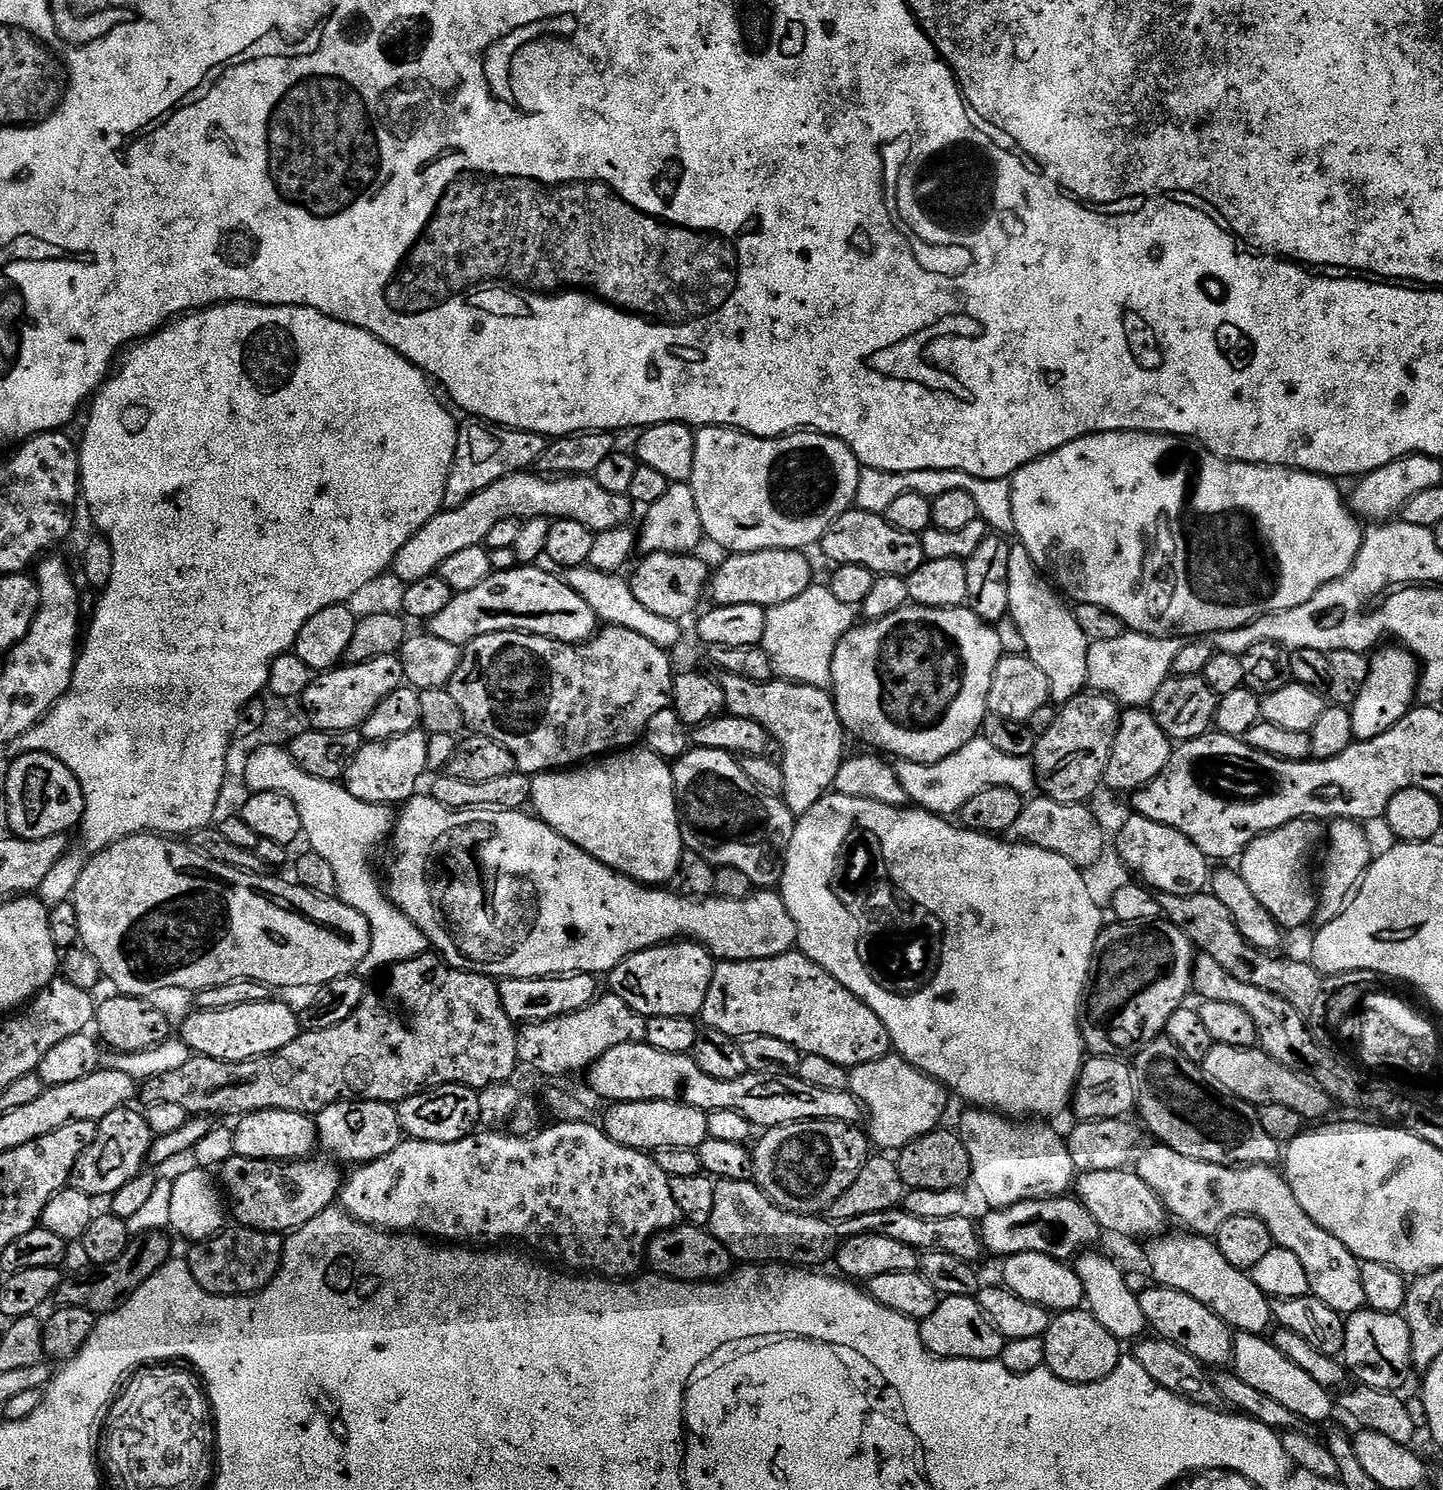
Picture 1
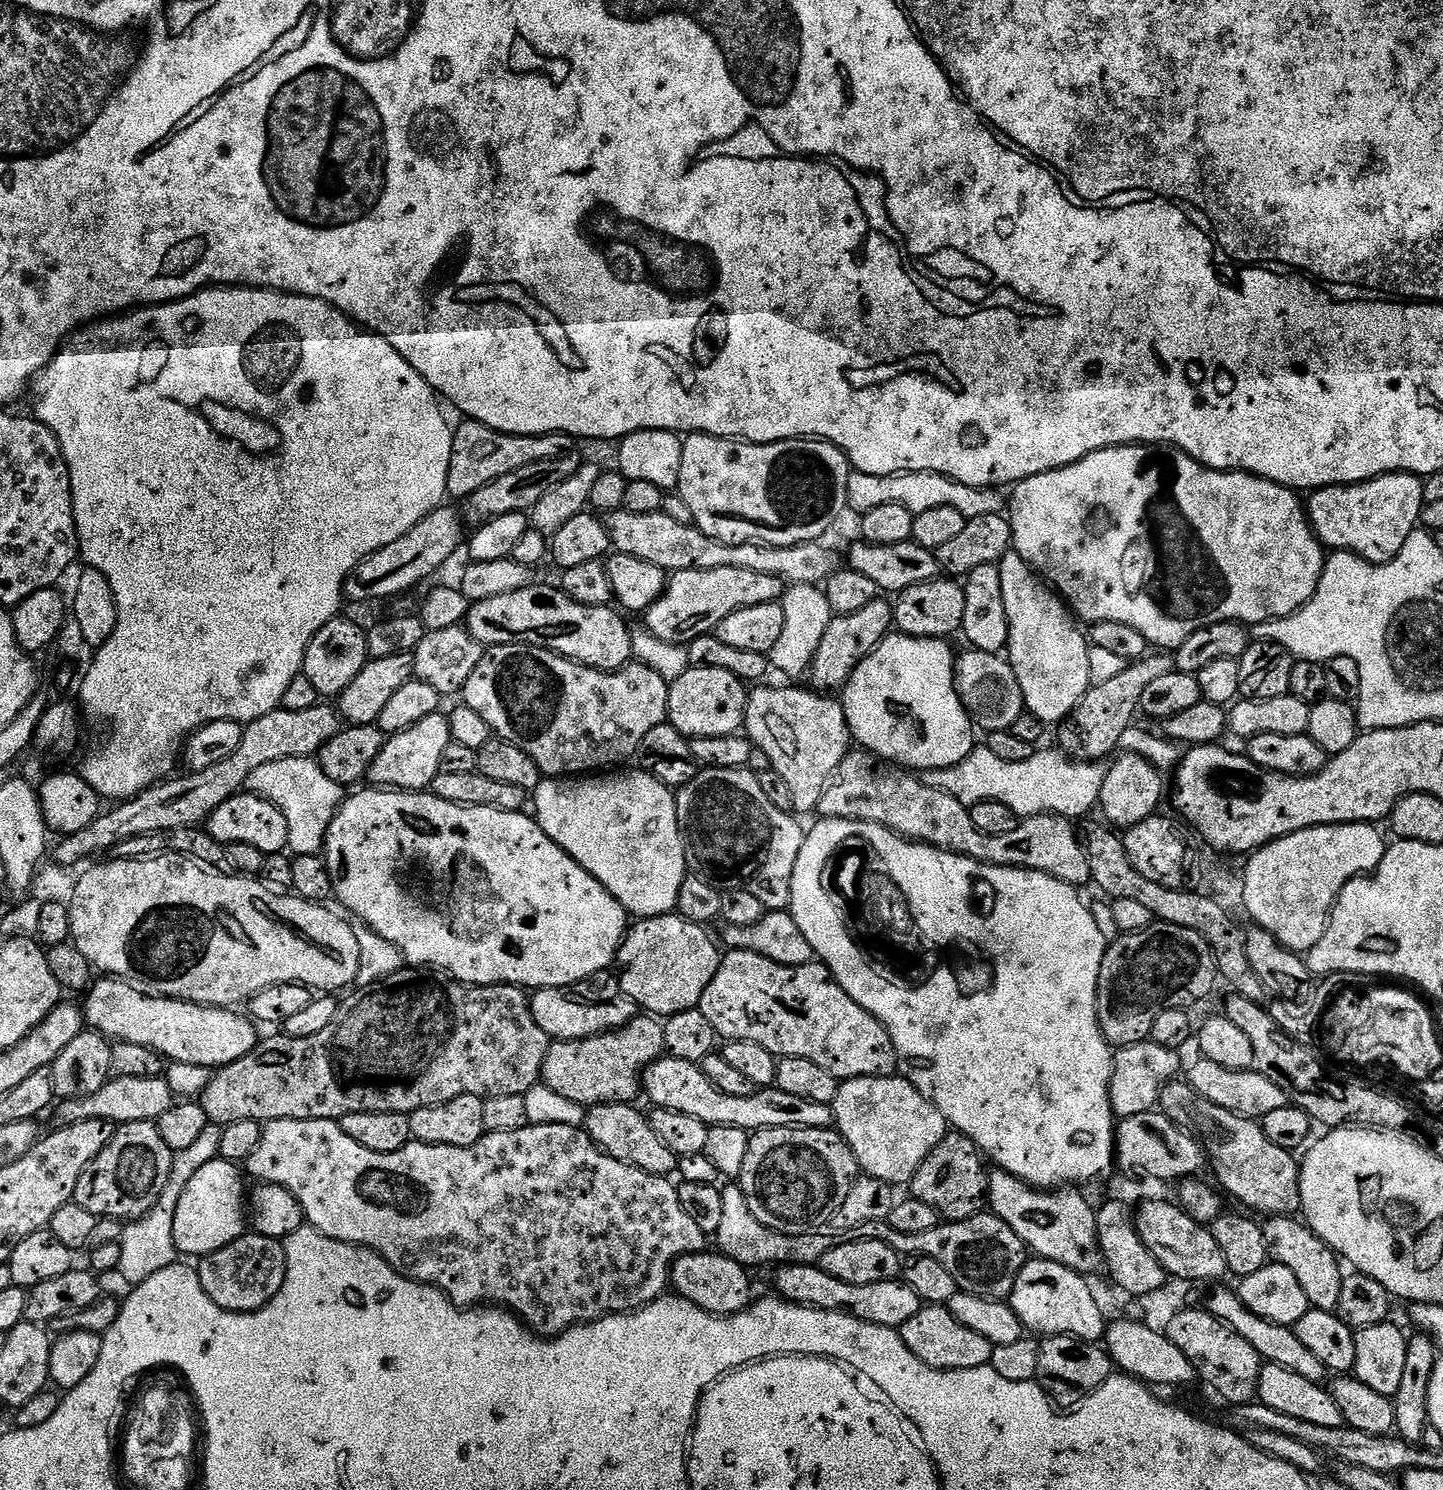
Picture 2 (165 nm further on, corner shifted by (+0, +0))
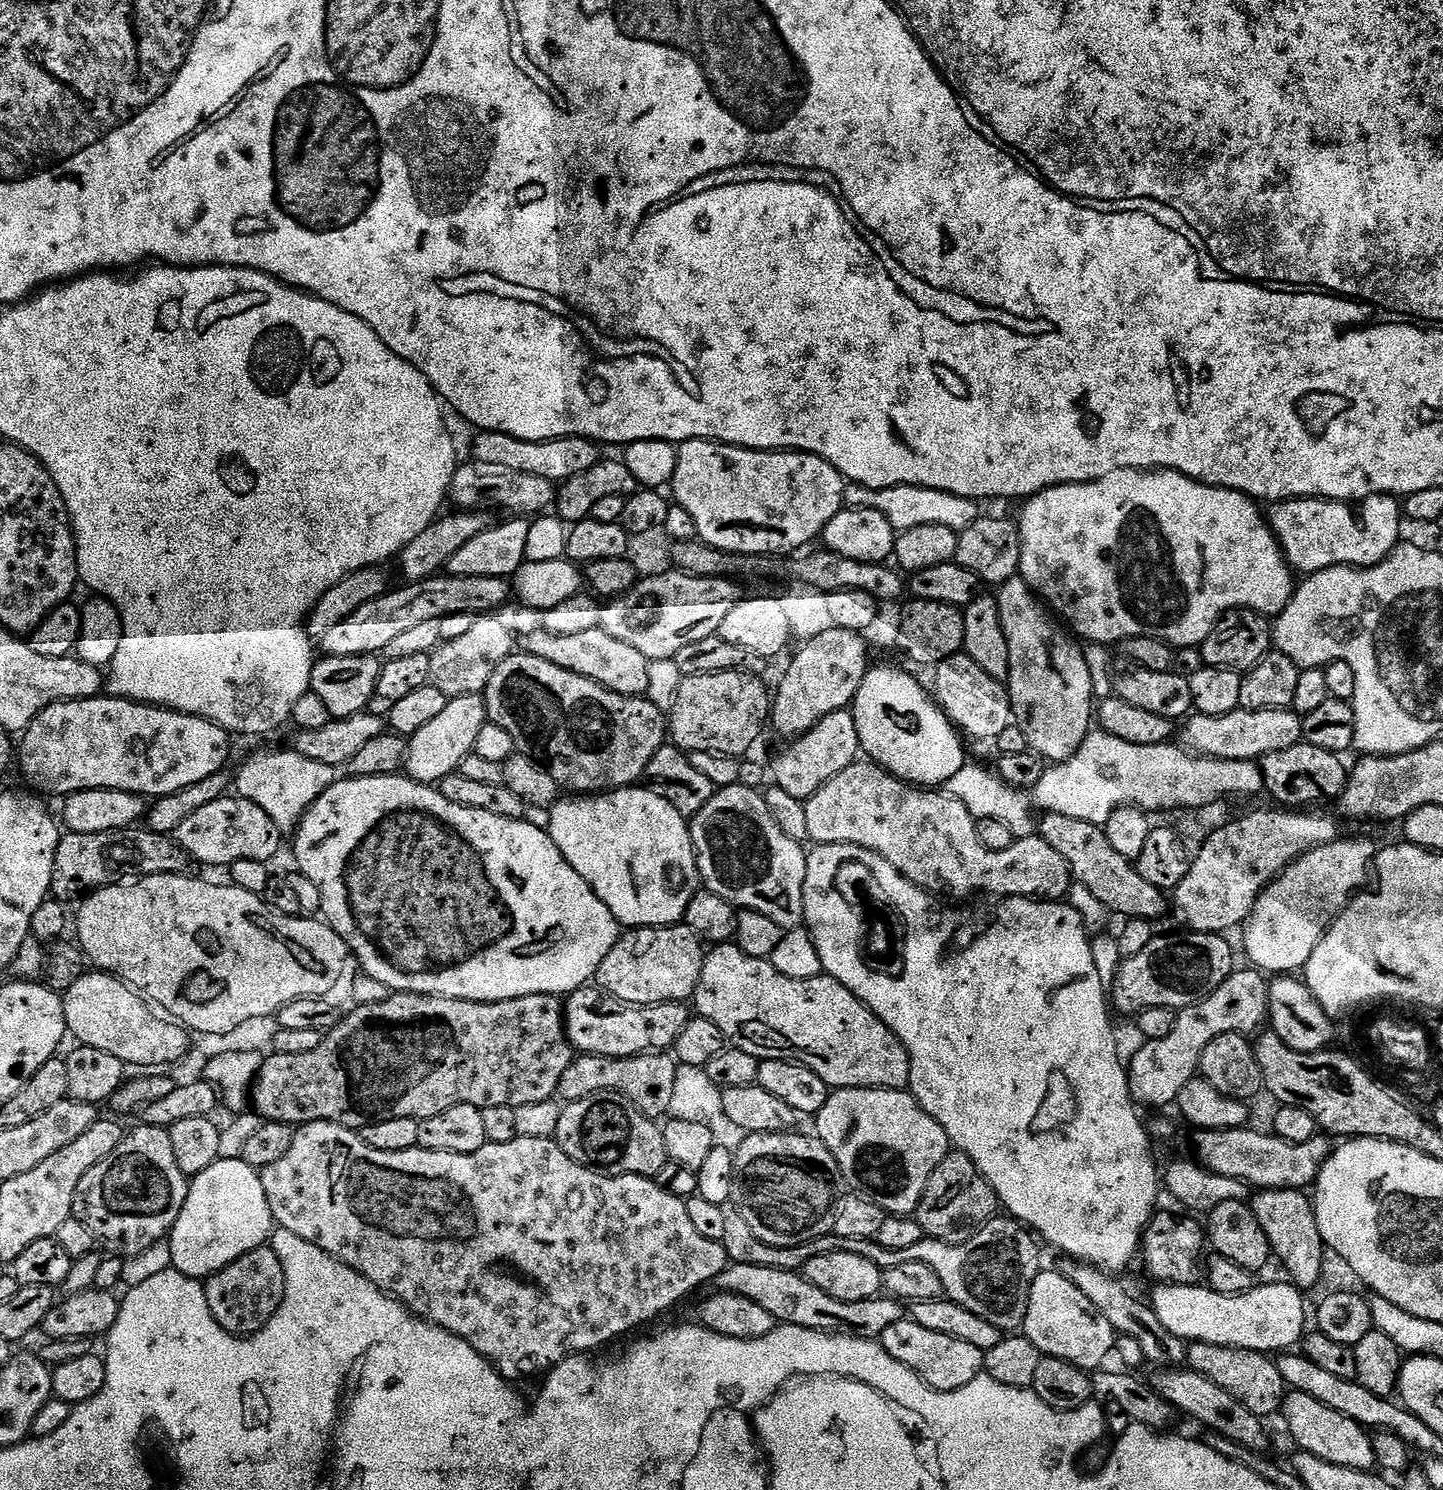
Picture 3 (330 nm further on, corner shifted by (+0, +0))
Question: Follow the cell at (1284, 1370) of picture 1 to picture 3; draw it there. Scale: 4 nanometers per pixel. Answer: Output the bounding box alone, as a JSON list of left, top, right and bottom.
[1283,1391,1377,1472]

